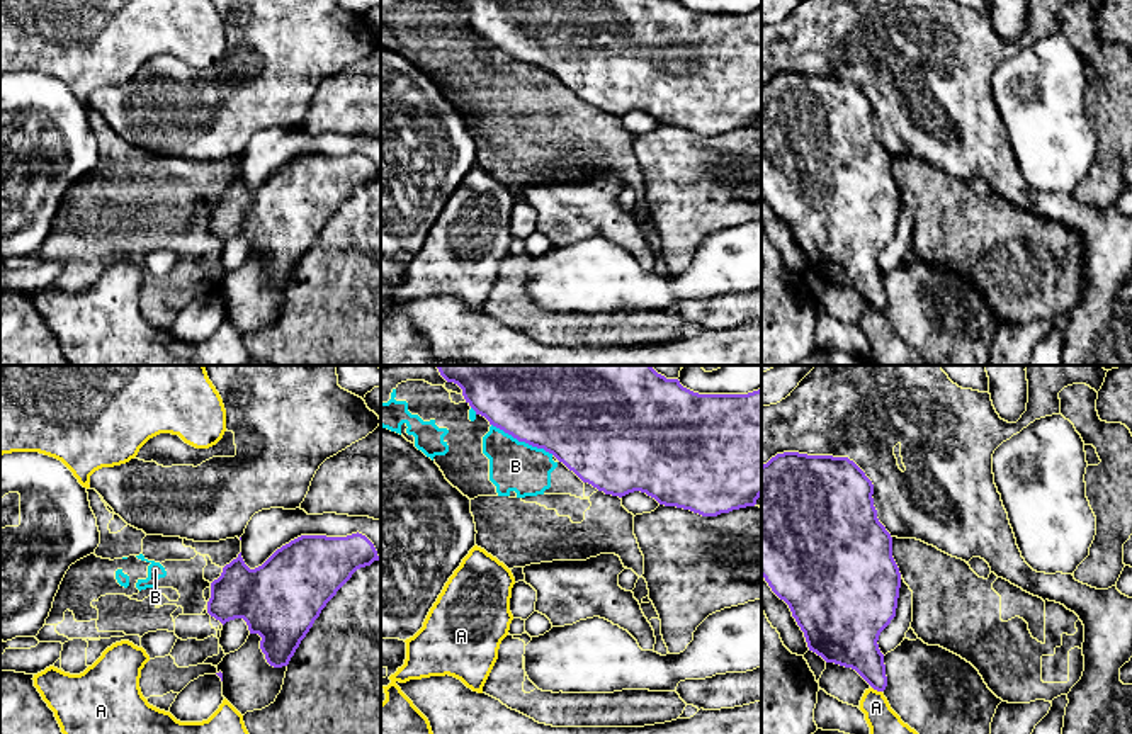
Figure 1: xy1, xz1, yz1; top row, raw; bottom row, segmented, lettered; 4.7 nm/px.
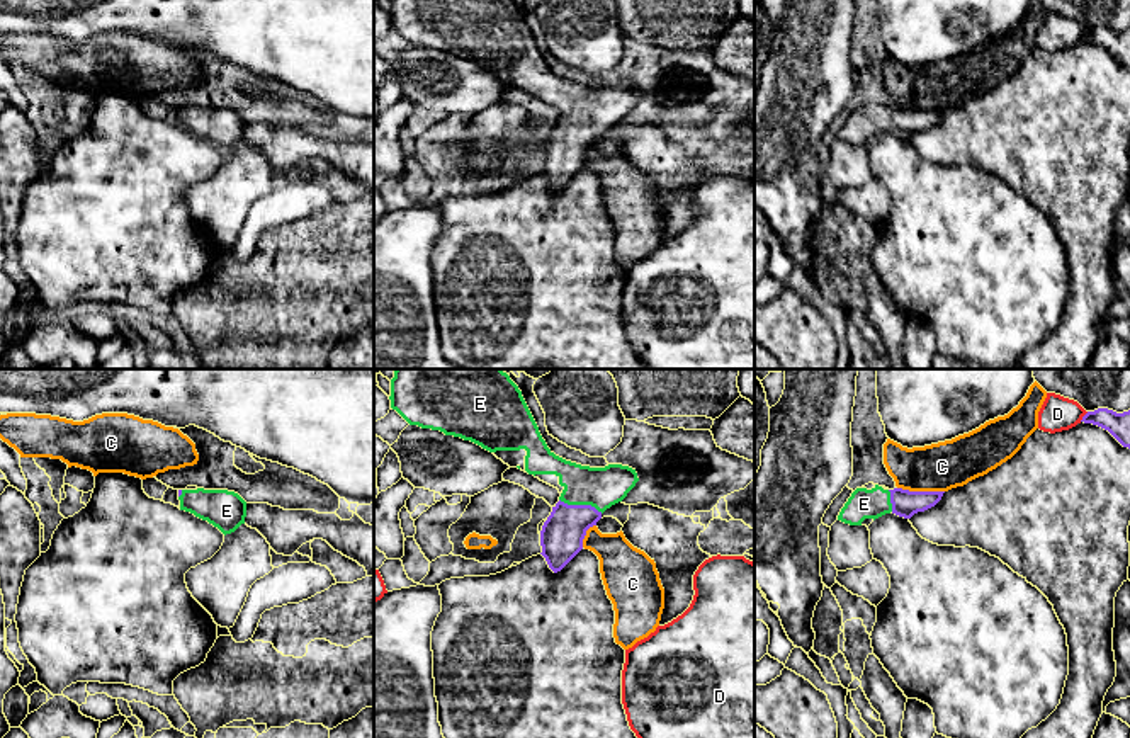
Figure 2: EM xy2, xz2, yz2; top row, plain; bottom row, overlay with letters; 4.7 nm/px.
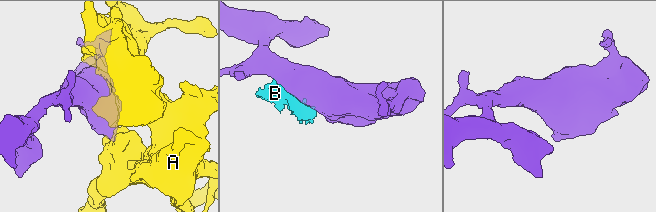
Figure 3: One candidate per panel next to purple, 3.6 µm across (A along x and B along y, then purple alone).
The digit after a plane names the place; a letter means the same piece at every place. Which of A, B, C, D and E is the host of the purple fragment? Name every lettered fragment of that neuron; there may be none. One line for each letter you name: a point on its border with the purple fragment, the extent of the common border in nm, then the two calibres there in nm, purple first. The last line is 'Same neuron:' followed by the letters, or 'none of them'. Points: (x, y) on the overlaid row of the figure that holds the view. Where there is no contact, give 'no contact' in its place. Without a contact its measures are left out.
E: xz2 (581, 505) | 220 nm | 200/190 nm
Same neuron: E

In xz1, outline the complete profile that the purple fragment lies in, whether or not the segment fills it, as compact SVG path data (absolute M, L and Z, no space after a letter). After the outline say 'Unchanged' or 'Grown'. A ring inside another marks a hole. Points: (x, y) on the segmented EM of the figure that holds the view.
M435 365L462 389L466 403L518 442L544 449L583 483L612 496L646 493L659 505L717 517L755 506L761 496L761 389L699 394L651 365Z. Unchanged

